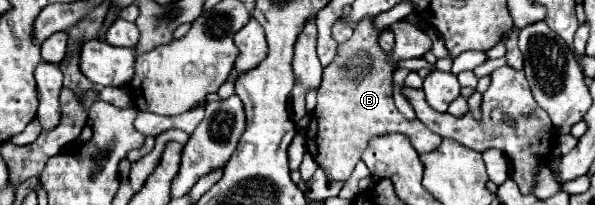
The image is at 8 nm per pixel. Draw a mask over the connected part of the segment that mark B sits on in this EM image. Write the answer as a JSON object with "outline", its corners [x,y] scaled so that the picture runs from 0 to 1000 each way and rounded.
{"outline":[[[608,93],[598,122],[595,171],[582,210],[568,220],[561,298],[545,337],[541,405],[534,424],[534,512],[514,639],[514,707],[528,785],[555,854],[558,883],[582,883],[592,854],[625,668],[676,649],[689,678],[703,746],[719,746],[743,688],[743,668],[726,649],[713,600],[679,580],[659,493],[659,434],[652,434],[652,385],[659,385],[662,356],[655,307],[669,288],[713,278],[713,259],[726,239],[726,200],[709,141],[686,102],[666,102],[655,141],[662,151],[666,229],[659,259],[645,259],[632,200],[639,151],[625,122],[625,93]]]}

